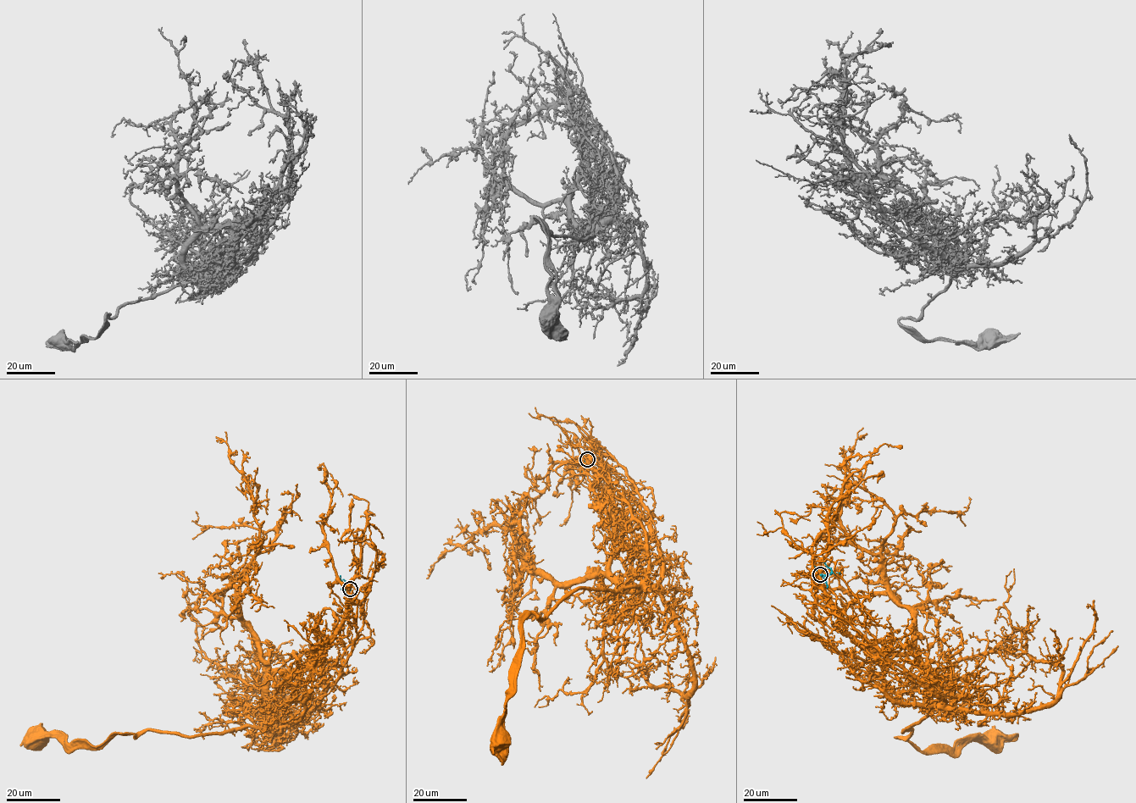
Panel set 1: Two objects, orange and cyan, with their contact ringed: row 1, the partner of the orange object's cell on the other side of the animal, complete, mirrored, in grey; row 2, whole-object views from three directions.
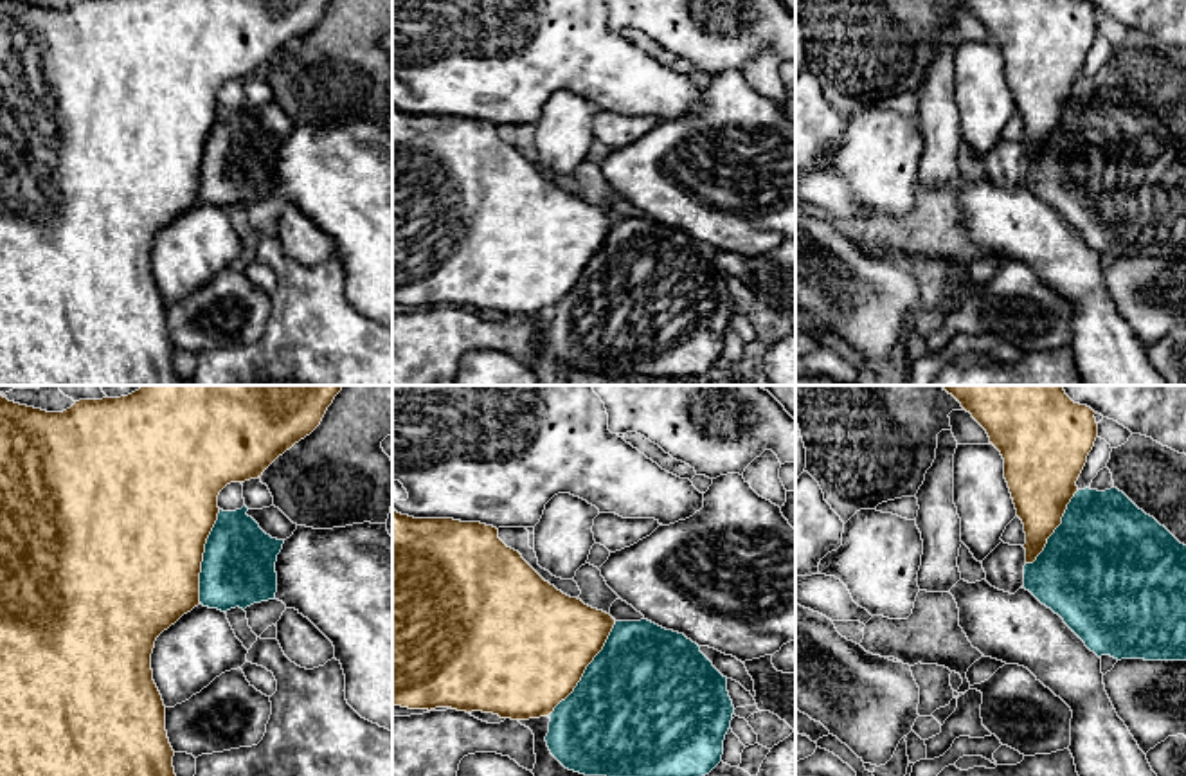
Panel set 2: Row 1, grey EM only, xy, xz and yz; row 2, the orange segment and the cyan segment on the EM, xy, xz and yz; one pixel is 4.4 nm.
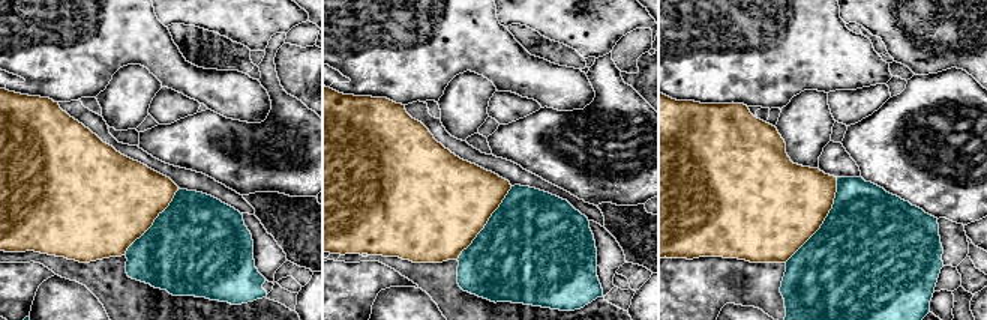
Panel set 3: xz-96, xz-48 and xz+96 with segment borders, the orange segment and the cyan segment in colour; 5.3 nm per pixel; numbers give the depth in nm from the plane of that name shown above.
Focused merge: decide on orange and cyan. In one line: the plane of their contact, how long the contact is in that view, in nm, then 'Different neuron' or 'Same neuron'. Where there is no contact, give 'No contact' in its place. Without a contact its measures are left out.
Touches orange in xz. Shared border 500 nm. Different neuron

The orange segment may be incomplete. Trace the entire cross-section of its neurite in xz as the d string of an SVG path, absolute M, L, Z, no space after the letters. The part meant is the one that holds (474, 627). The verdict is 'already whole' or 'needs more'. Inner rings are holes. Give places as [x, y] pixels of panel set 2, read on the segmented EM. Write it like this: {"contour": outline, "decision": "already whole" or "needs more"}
{"contour": "M392 508L392 706L428 711L436 708L482 711L511 720L549 717L574 691L587 666L603 650L614 625L615 619L610 614L592 609L545 582L518 551L499 538L497 528L454 519L414 519Z", "decision": "already whole"}

